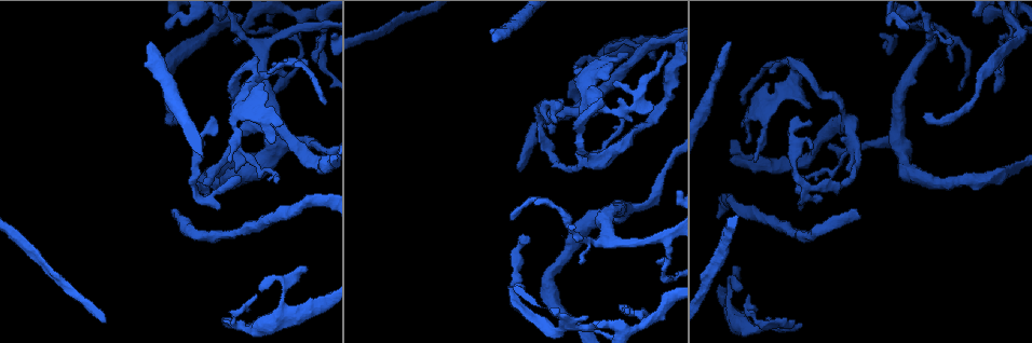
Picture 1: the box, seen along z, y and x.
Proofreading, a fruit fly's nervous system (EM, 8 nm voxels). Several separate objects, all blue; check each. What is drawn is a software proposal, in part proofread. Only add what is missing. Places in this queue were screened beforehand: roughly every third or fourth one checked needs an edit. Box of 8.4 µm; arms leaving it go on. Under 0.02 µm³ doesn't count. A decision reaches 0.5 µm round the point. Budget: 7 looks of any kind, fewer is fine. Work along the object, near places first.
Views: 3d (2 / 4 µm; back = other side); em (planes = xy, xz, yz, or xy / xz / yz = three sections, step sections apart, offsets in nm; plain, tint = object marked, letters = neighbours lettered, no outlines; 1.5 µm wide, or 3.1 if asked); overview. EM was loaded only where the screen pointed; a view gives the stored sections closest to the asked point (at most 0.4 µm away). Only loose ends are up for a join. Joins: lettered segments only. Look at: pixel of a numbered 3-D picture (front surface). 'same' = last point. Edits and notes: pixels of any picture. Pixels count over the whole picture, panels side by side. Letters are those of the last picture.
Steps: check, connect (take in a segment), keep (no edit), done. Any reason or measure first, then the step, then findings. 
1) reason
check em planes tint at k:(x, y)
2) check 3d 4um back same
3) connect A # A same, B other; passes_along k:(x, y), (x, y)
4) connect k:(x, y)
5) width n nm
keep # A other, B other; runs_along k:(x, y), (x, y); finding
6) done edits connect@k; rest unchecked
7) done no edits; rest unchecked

free end
check 3d 4um at 1:(950, 60)

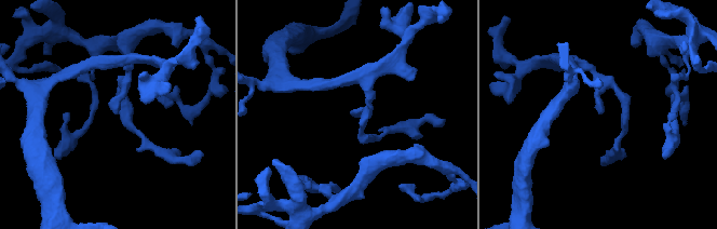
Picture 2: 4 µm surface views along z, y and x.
shape alone is not enough
check em 3.1um yz step 8 tint at 2:(117, 113)

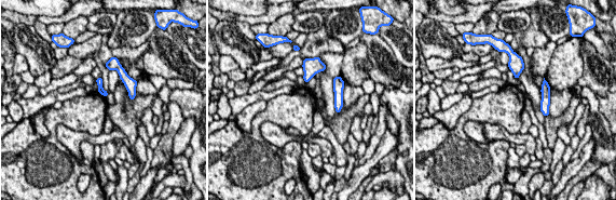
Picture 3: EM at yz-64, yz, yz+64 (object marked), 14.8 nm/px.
check em 3.1um yz step 8 letters same

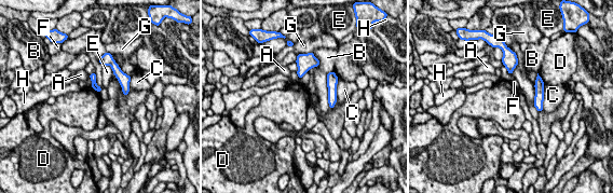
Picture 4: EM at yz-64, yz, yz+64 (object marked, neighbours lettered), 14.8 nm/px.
width 90 nm
keep # A other, B other, C other, D other, E other, F other, G other, H other; runs_along 4:(92, 74), (93, 83), (98, 90); none of them fits

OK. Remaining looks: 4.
check em planes plain at 1:(306, 63)

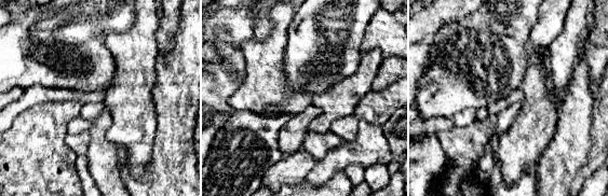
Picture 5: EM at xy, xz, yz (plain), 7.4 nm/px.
what lies round it
check em planes letters same

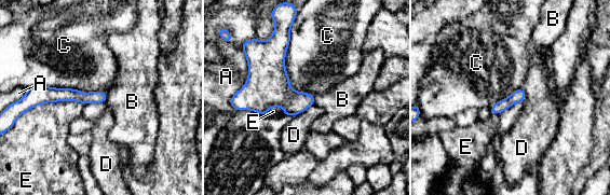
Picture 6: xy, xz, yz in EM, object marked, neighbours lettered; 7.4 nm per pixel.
longest_contact C 550 nm
keep # A other, B other, C other, D other, E other; border 6:(107, 94), (107, 98), (104, 101); no lettered segment goes on from it

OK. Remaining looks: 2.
long arm stops here
check em planes letters at 1:(493, 42)

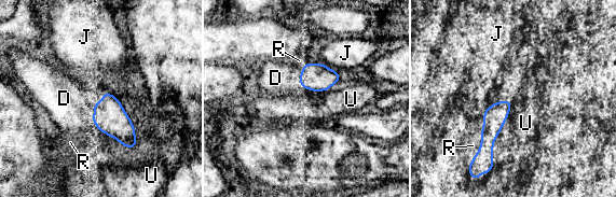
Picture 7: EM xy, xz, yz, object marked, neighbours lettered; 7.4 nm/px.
connect D # D same, J other, R other, U other; the cell continues

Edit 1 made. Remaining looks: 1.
done edits connect@7; rest unchecked

